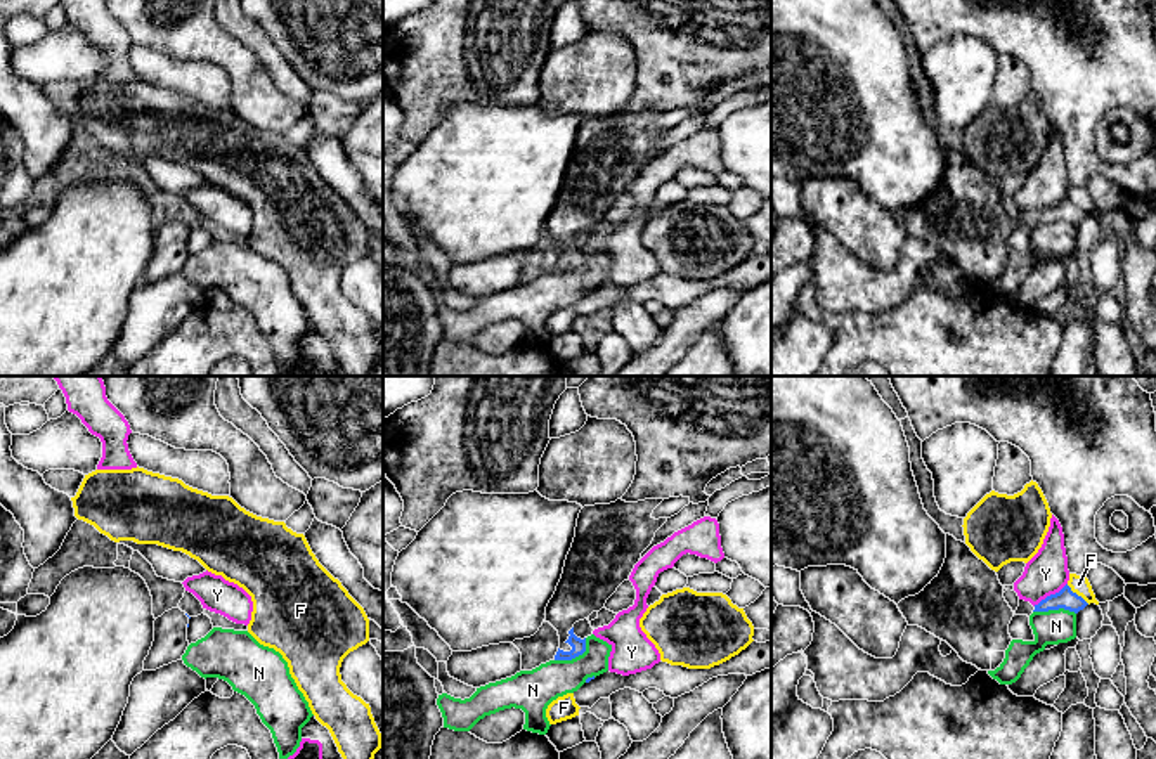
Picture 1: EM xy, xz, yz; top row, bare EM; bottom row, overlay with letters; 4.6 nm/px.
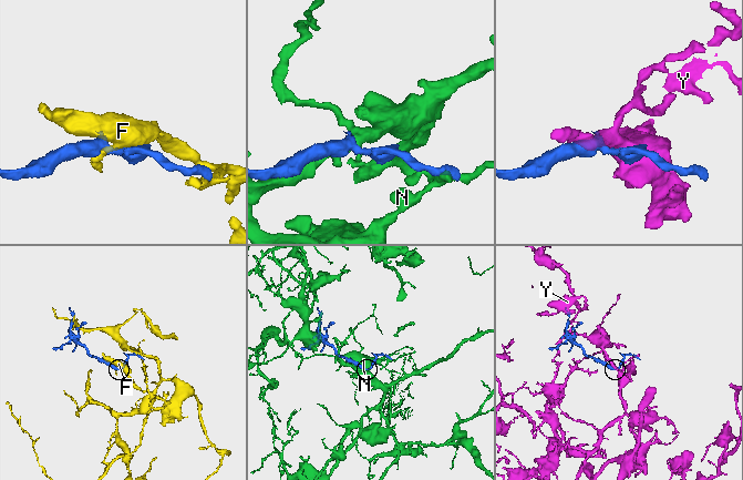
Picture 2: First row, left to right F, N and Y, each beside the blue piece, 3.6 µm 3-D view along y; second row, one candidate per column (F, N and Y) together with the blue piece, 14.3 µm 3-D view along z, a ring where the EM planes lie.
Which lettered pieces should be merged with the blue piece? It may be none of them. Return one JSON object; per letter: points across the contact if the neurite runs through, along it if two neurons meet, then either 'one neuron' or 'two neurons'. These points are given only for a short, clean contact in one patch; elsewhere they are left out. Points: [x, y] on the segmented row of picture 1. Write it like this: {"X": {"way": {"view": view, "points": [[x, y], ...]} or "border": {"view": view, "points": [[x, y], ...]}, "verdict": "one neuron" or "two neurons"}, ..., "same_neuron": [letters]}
{"F": {"verdict": "two neurons"}, "N": {"verdict": "two neurons"}, "Y": {"verdict": "two neurons"}, "same_neuron": []}

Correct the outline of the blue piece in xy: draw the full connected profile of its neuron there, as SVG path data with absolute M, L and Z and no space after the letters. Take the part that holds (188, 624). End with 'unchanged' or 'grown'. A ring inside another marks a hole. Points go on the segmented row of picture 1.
M172 608L154 620L154 641L144 660L144 671L156 671L182 658L189 646L189 619L180 608Z; grown

